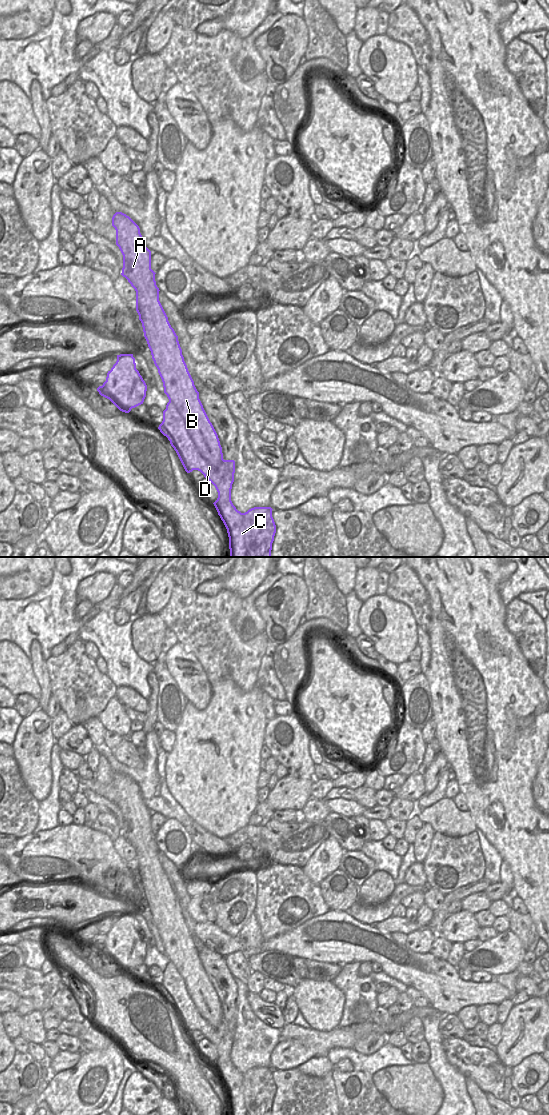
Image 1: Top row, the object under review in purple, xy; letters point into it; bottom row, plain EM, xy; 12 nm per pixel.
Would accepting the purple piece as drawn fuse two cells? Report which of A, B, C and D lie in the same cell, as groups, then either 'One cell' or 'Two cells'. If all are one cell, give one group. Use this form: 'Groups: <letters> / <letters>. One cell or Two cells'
Groups: A B / C D. Two cells.

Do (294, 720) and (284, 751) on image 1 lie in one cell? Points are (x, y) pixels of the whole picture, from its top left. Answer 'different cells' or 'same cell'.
same cell

